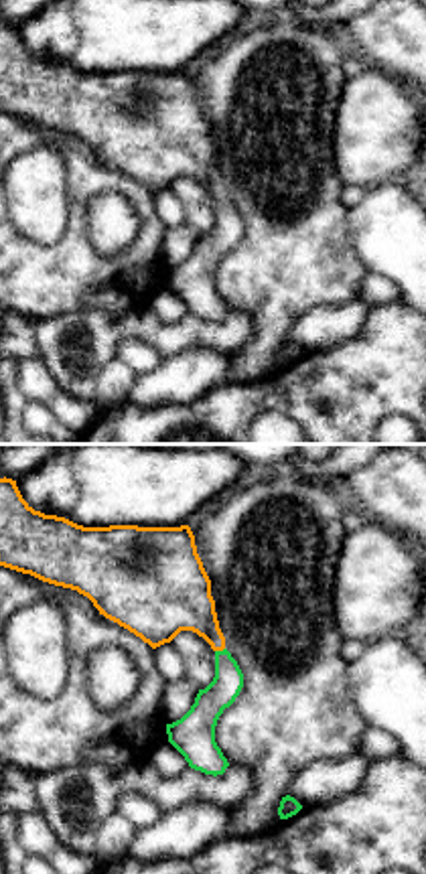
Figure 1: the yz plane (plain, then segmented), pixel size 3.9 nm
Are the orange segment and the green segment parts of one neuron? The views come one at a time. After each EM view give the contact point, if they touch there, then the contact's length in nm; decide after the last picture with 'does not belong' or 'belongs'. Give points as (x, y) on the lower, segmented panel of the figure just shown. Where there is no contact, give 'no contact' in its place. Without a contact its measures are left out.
contact (220, 649); length 40 nm

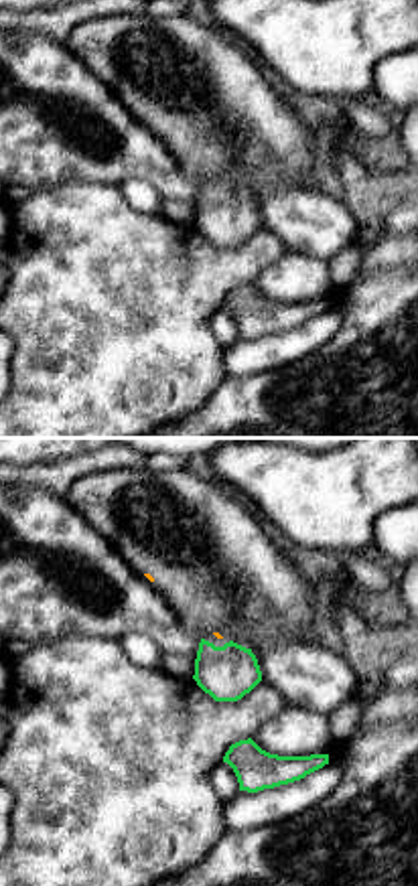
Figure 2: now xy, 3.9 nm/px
no contact

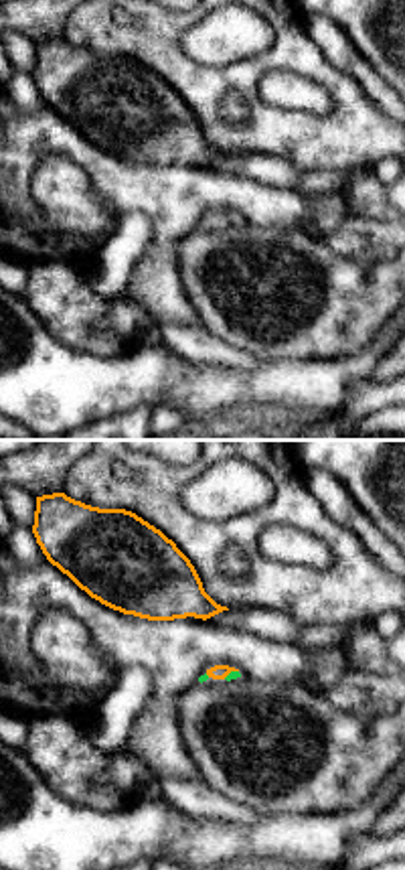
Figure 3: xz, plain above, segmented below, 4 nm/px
contact (229, 672); length 70 nm

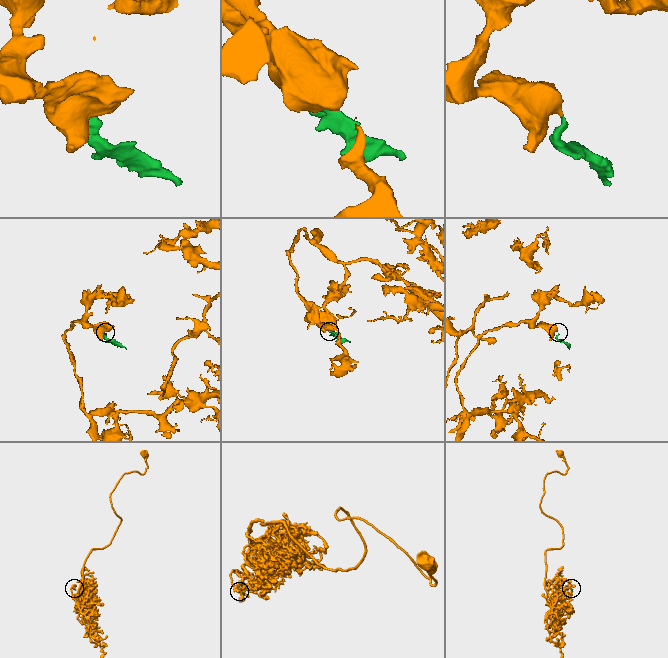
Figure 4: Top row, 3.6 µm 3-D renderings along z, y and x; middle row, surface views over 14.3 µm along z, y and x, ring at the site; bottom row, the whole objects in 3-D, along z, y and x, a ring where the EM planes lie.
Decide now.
belongs

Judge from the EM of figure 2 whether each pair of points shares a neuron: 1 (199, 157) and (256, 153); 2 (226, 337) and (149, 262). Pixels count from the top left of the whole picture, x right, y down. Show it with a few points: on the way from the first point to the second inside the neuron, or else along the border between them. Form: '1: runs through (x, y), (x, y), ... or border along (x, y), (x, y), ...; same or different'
1: runs through (214, 153), (242, 153); same
2: border along (220, 307), (212, 317), (212, 333), (224, 347); different

